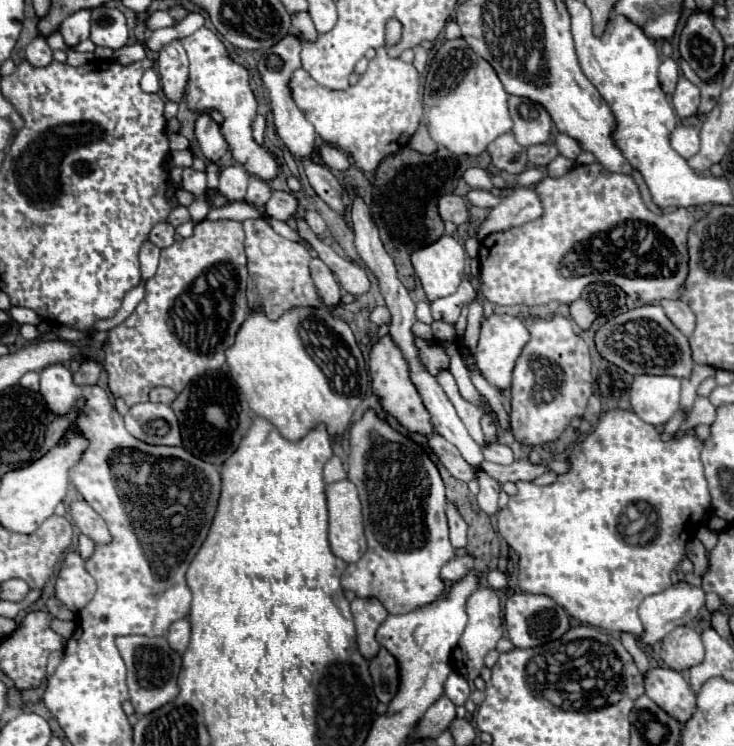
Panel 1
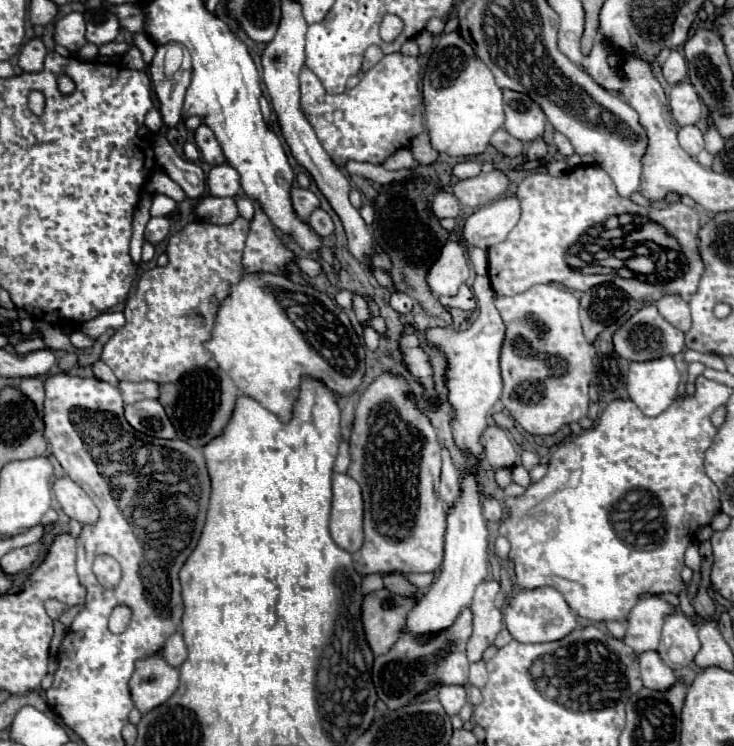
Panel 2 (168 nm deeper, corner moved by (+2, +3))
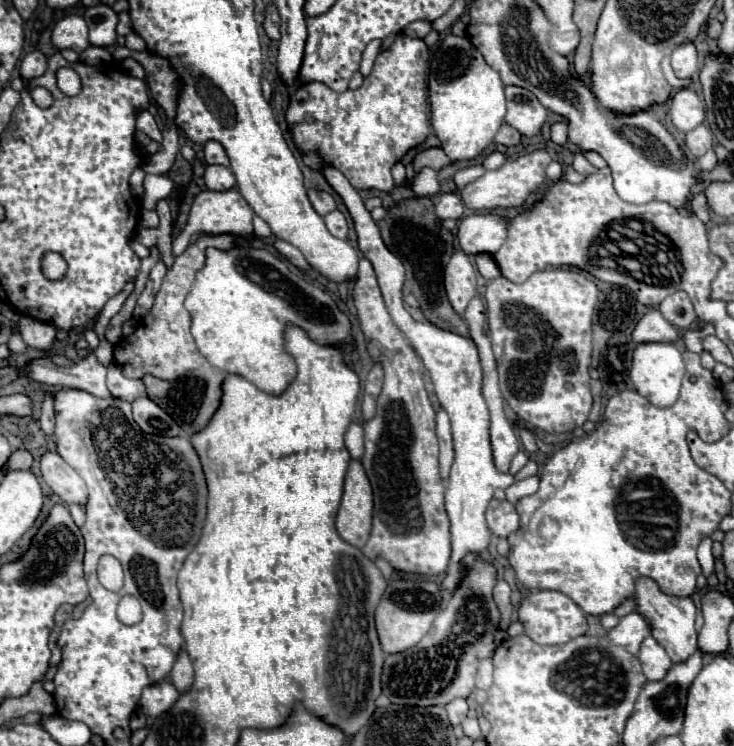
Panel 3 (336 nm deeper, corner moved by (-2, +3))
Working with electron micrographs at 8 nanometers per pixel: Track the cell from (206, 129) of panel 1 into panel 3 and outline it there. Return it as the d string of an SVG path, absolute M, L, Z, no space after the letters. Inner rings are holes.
M207 142L205 144L205 162L207 164L221 164L221 166L229 166L229 158L225 154L225 148L219 142Z

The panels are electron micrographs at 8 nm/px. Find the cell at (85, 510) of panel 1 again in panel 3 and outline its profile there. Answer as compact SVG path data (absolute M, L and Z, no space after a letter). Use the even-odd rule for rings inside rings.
M57 452L41 456L41 476L65 504L85 504L87 486L83 478Z

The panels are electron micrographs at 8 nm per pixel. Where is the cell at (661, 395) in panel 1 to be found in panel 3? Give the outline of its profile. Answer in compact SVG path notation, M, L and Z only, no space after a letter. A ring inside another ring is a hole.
M645 342L645 344L637 344L637 348L633 352L633 366L631 366L629 376L631 376L635 390L639 394L649 398L651 404L665 408L665 406L675 404L675 400L679 396L681 380L685 376L685 364L683 364L681 352L677 350L675 344L671 344L671 342Z

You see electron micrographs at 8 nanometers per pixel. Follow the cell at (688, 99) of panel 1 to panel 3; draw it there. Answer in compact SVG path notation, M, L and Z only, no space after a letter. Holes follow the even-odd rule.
M685 88L671 98L671 120L679 132L689 132L705 122L705 102L699 94Z

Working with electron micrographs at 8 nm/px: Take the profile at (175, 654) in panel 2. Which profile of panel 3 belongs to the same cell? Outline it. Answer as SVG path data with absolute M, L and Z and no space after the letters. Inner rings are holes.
M185 650L179 652L179 658L177 658L177 662L169 674L169 680L177 688L179 694L185 694L193 686L193 664L191 664Z

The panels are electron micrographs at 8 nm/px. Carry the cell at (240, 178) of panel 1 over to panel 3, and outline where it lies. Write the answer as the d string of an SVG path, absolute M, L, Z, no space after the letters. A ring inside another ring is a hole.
M207 166L205 184L209 190L229 190L235 186L235 176L225 166Z

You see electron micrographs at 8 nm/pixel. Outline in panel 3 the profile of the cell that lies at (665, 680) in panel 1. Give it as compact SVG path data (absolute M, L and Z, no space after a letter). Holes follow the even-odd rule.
M647 636L641 642L639 660L641 660L643 674L647 676L647 680L661 680L661 678L665 678L665 672L673 664L671 658L667 656L667 652L657 644L657 640L653 636Z

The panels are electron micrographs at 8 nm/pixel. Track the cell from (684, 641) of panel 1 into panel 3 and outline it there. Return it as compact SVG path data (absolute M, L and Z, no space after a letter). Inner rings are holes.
M637 578L635 580L635 612L645 616L651 636L665 648L669 658L673 662L687 660L695 650L697 650L697 632L695 632L695 616L697 616L697 606L693 598L689 596L669 596L659 590L657 582L651 578Z

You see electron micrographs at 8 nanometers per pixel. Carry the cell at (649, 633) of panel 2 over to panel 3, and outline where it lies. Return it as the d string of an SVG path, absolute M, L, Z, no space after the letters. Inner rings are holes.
M637 612L627 614L625 618L619 620L619 624L611 630L607 630L607 640L615 646L623 646L627 652L637 654L641 640L649 636L649 626L645 622L645 618Z

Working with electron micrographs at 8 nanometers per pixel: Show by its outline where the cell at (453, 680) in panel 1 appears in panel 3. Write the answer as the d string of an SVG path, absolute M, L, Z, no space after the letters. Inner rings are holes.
M457 698L457 700L449 702L449 704L445 706L445 710L447 710L447 714L449 714L449 722L451 722L453 726L457 726L457 724L461 724L463 718L467 716L467 702L465 702L463 698Z

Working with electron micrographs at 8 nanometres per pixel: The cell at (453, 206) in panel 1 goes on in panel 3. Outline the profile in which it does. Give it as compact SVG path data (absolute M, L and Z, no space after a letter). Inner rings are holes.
M457 192L441 194L438 203L435 205L435 214L439 220L459 220L463 216L463 202Z

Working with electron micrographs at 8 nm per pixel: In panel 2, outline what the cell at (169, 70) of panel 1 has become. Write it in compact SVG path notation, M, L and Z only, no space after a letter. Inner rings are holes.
M157 46L157 54L149 66L149 72L153 80L153 90L159 98L159 110L161 110L163 122L167 126L175 126L181 120L181 108L183 108L185 92L191 82L191 70L179 68L169 78L163 72L163 56L165 56L165 46Z

